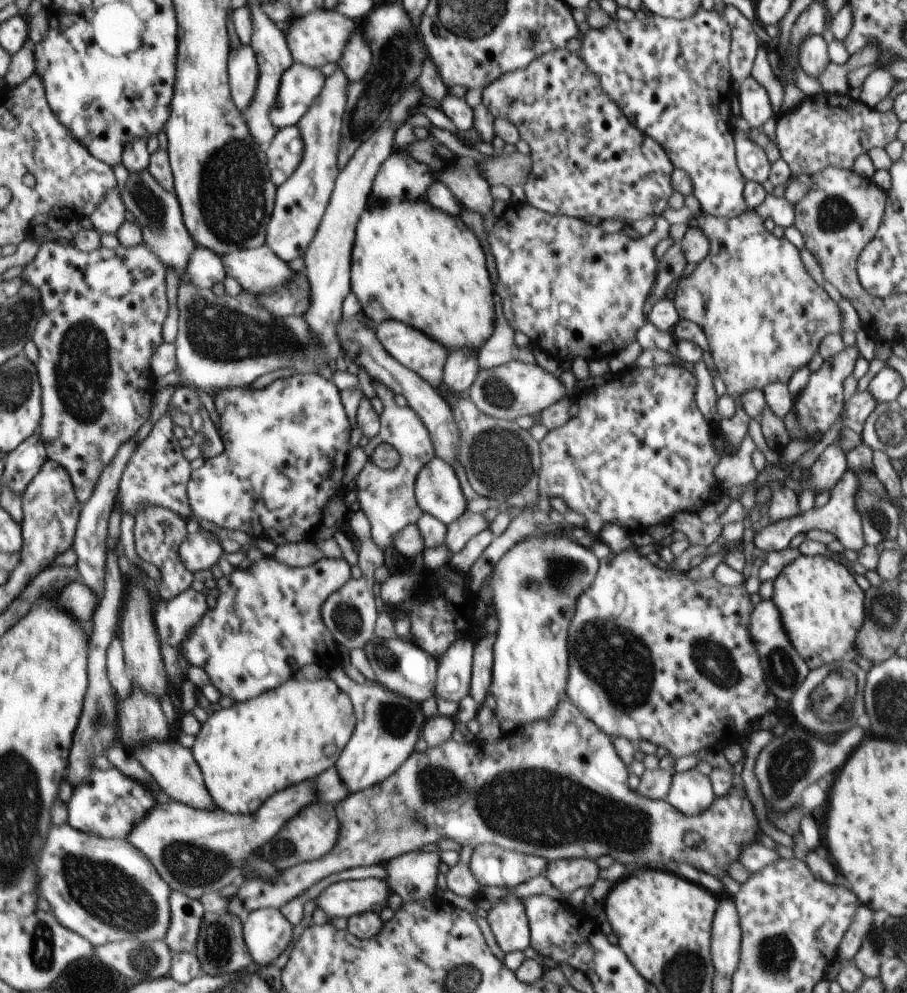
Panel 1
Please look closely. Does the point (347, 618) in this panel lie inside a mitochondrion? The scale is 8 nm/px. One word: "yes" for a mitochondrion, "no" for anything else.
yes

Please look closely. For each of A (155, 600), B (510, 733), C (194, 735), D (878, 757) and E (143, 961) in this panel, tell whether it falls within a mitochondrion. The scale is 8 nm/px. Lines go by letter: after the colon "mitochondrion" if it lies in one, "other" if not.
A: other
B: other
C: other
D: other
E: mitochondrion

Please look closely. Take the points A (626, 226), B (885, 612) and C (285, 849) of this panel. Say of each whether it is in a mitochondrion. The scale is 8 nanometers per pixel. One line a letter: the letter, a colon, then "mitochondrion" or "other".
A: other
B: mitochondrion
C: mitochondrion

